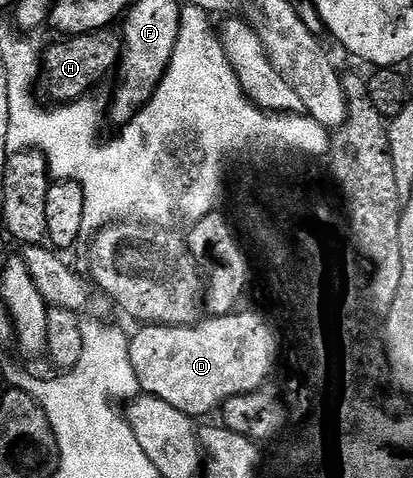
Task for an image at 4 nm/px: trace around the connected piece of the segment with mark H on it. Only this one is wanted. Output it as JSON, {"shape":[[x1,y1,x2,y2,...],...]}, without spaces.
{"shape":[[112,27,102,28,95,32,86,32,83,36,66,39,66,44,53,44,44,50,40,61,40,83,45,83,45,92,54,96,54,101,61,102,66,98,81,98,88,88,93,88,109,71,118,67,123,51,123,36,120,31,113,32]]}

